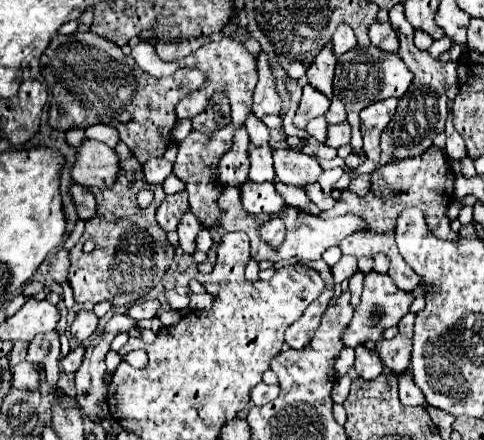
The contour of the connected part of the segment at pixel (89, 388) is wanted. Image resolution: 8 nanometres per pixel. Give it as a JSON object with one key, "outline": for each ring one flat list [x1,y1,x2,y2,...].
{"outline":[[116,314,110,318,110,322,106,324,104,332,100,336,96,336,88,346,86,346,86,356,84,356,84,362,82,366,78,368,76,372,76,402,80,404,80,408,84,410,84,414,88,416,88,420,92,424,102,424,104,422,104,414,108,412,108,380,104,378,106,374,106,366,104,366,104,356,106,352,110,350,110,342,114,340,116,334,120,332,128,332,130,328,136,326,136,320,124,316,124,314]]}

